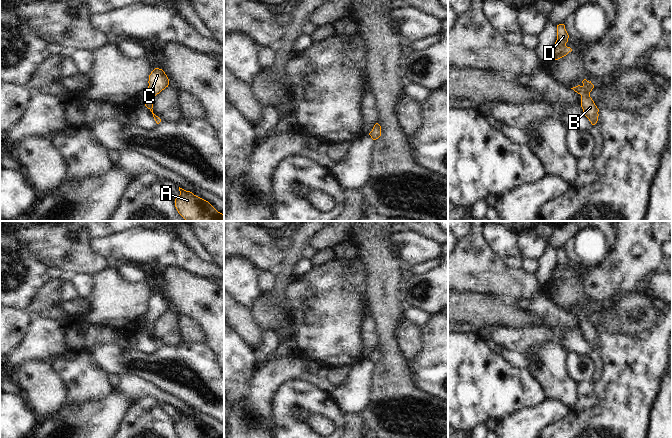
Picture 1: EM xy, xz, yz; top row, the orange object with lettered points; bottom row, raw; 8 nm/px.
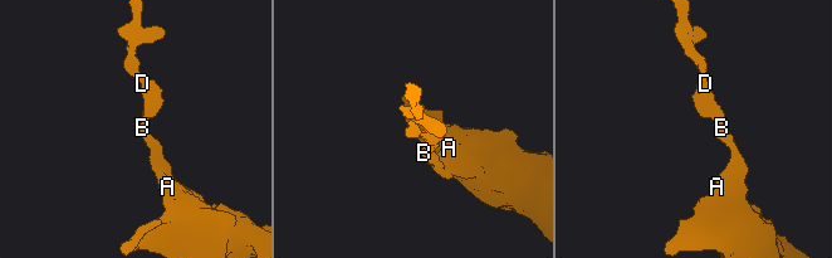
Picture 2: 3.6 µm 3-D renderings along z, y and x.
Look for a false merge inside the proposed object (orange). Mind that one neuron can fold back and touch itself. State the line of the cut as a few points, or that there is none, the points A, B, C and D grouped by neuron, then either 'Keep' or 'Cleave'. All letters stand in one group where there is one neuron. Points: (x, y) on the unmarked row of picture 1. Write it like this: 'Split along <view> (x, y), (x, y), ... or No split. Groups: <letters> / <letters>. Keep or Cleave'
No split. Groups: A B C D. Keep

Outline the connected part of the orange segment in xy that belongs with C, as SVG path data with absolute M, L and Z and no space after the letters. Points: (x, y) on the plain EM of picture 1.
M155 292L155 293L151 296L151 298L149 299L149 305L148 305L148 307L149 307L149 310L148 310L147 314L146 314L147 322L146 322L145 330L152 336L153 341L154 341L156 347L159 348L159 347L161 346L161 343L153 337L153 333L152 333L152 332L153 332L153 322L154 322L157 318L159 318L162 314L164 314L166 311L168 311L168 309L169 309L169 303L168 303L167 299L165 298L165 296L164 296L162 293Z

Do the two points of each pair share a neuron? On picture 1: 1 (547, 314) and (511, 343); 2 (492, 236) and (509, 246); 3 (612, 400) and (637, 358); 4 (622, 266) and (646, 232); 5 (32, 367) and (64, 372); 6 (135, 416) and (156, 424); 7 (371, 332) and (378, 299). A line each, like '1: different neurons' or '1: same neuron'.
1: different neurons
2: same neuron
3: same neuron
4: same neuron
5: different neurons
6: same neuron
7: different neurons

